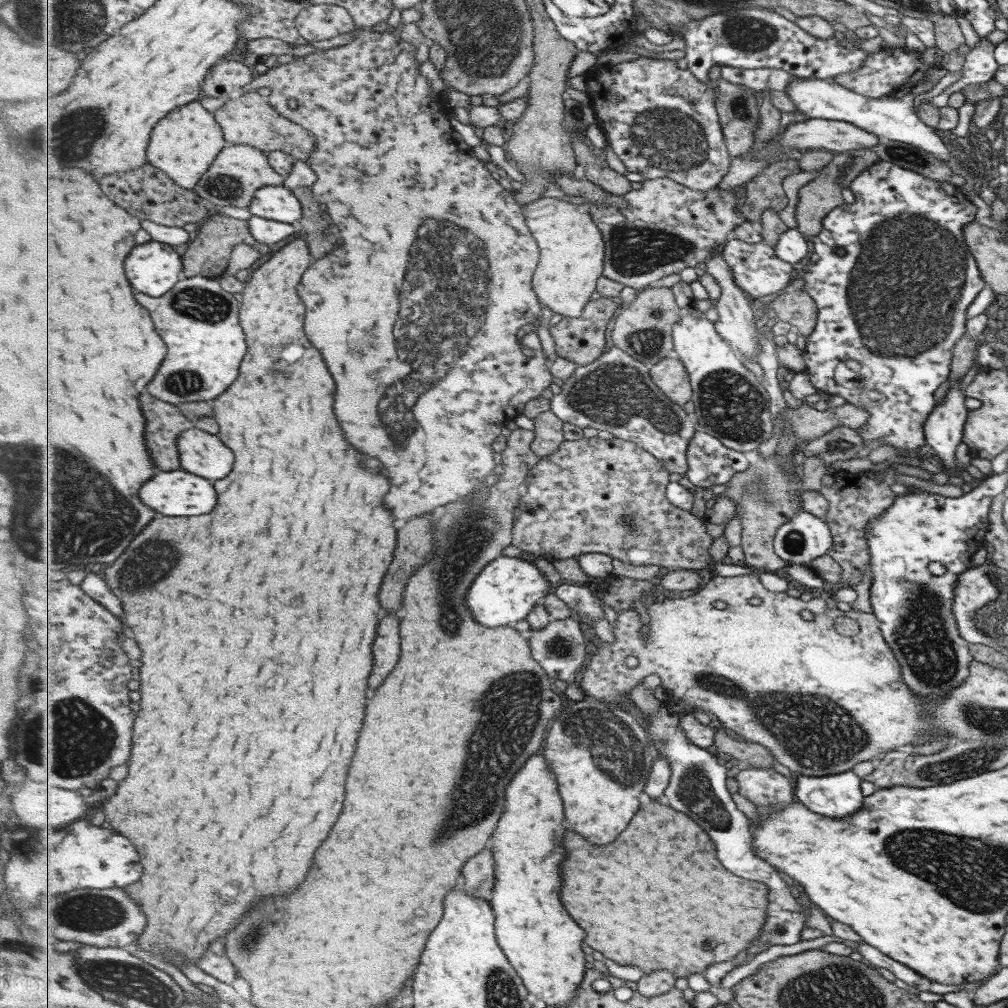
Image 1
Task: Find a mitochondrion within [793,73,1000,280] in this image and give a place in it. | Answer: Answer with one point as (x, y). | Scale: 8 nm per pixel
(904, 155)

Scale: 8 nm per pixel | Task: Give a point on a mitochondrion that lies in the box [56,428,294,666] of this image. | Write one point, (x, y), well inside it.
(151, 559)

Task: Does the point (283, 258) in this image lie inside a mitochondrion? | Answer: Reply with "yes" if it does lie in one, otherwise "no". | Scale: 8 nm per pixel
no

